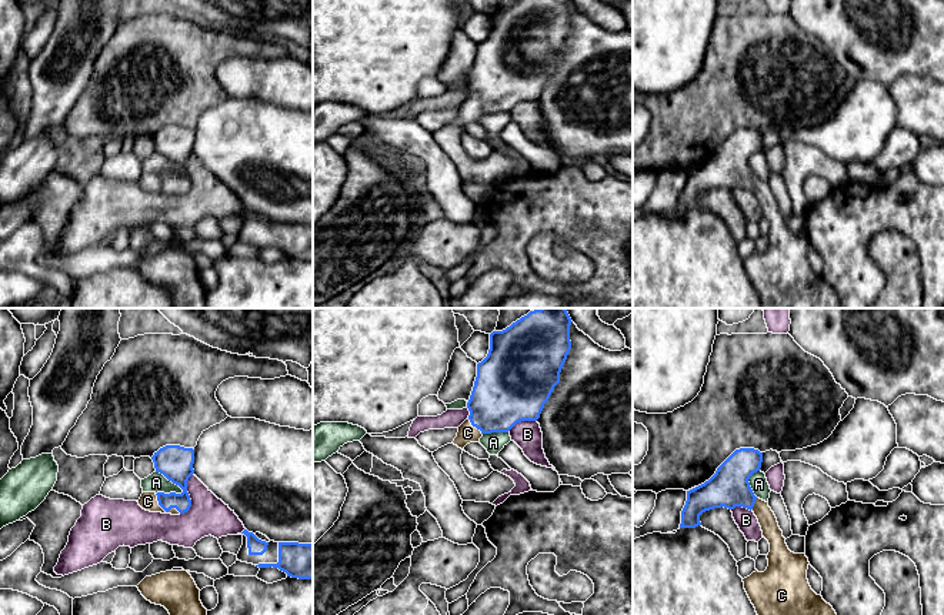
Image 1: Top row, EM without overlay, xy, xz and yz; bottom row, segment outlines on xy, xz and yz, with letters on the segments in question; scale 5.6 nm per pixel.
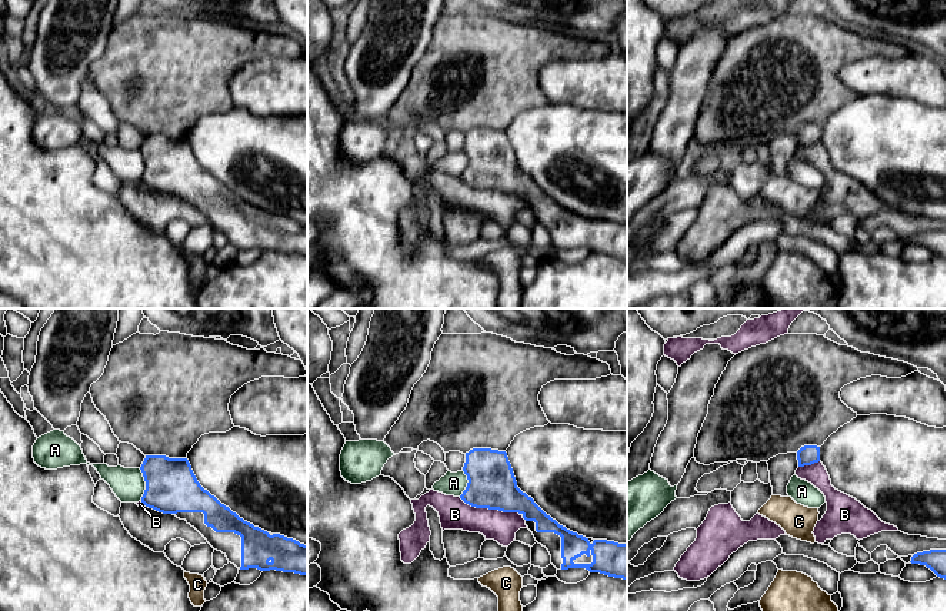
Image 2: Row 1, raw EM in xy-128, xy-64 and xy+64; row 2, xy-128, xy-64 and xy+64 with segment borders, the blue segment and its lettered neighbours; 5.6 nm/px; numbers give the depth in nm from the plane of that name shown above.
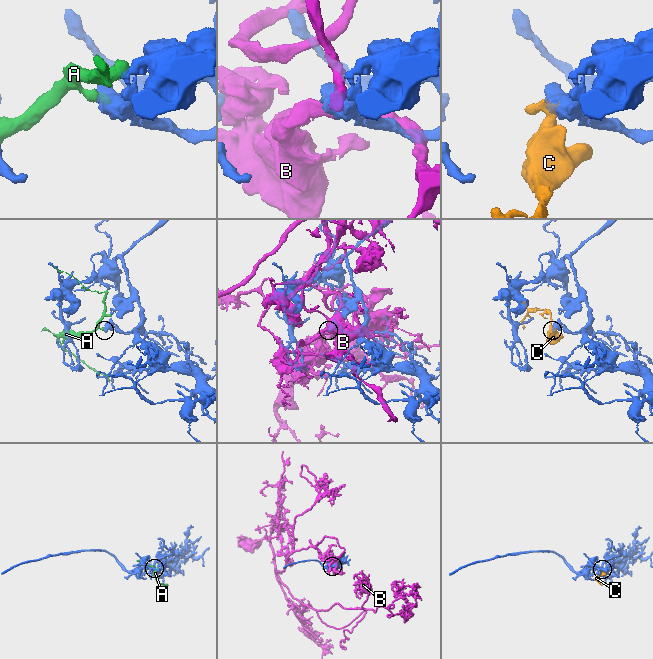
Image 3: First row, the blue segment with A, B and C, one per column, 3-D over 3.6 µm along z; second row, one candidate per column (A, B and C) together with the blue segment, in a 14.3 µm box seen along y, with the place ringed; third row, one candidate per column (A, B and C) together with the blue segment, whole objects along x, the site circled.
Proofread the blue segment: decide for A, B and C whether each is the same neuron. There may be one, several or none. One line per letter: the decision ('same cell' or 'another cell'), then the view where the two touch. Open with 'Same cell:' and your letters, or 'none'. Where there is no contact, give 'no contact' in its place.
Same cell: C
A: another cell | xy
B: another cell | xy
C: same cell | xy

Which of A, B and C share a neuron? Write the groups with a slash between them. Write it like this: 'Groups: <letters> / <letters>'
Groups: A / B / C

